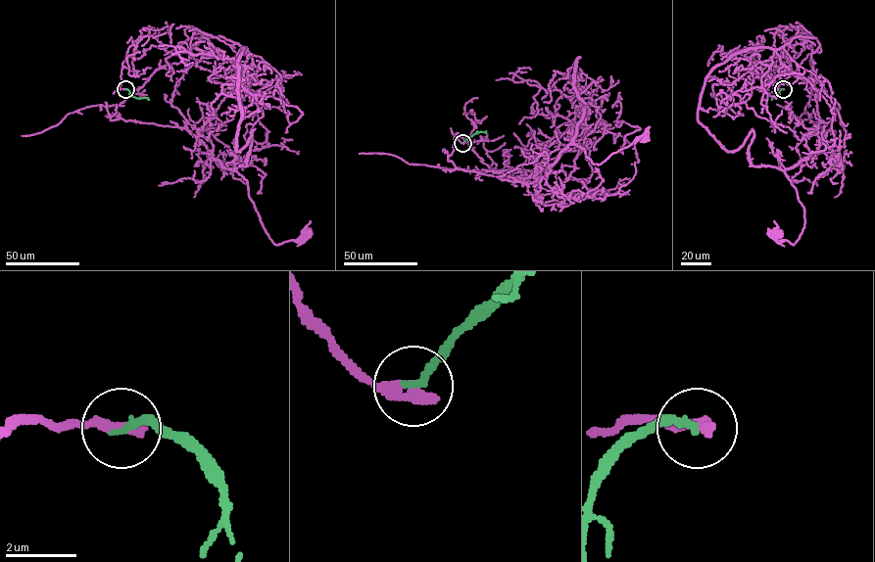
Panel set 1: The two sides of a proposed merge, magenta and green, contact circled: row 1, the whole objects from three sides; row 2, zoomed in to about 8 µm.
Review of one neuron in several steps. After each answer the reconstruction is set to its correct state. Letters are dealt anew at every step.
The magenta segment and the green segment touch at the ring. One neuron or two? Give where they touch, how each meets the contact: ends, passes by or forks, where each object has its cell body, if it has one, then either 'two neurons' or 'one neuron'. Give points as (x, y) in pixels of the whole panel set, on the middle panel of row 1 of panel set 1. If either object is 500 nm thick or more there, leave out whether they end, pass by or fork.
place (462, 143); magenta ends; green ends; soma magenta (644, 138); soma green none; two neurons

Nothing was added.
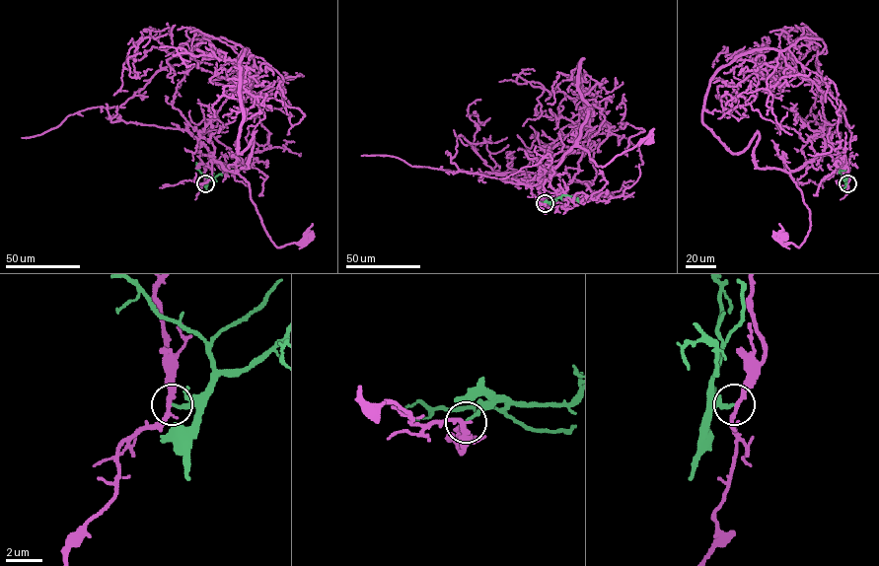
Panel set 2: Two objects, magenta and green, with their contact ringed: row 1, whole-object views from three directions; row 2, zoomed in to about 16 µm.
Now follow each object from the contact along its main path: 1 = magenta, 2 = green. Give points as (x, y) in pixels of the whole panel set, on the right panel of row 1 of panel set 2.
1: (847, 183), (848, 173), (839, 153), (817, 156), (792, 171), (809, 209), (810, 230), (798, 247), (784, 236)
2: (847, 183), (839, 173), (845, 170)

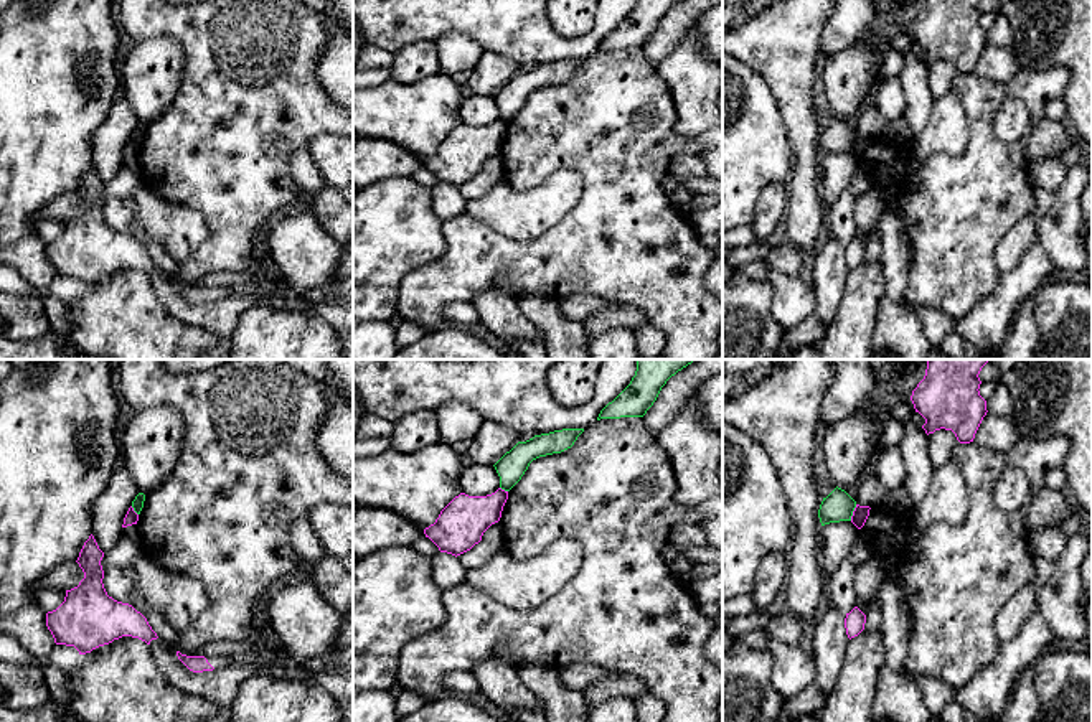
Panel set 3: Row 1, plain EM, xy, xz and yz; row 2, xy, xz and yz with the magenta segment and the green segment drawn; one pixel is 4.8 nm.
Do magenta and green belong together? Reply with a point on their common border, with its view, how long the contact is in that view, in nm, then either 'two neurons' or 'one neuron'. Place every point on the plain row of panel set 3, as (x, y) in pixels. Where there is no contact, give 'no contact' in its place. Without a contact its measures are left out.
yz (853, 144) | 90 nm | two neurons

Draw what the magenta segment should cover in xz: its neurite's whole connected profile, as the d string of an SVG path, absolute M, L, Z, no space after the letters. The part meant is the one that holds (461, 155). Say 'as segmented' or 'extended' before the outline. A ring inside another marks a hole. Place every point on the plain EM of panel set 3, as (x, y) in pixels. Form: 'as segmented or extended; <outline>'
as segmented; M498 119L487 127L460 124L439 145L434 155L424 160L440 183L460 186L482 171L483 163L500 152L508 122Z

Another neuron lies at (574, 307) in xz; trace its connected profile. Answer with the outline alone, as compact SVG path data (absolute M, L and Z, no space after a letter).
M569 295L559 300L561 313L569 320L586 321L591 316L604 312L610 302L595 295Z

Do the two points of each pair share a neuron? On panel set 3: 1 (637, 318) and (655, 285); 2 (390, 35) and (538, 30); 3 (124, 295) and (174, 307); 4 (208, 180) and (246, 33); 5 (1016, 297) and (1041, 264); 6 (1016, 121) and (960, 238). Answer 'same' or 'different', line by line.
1: different
2: same
3: different
4: same
5: same
6: different

